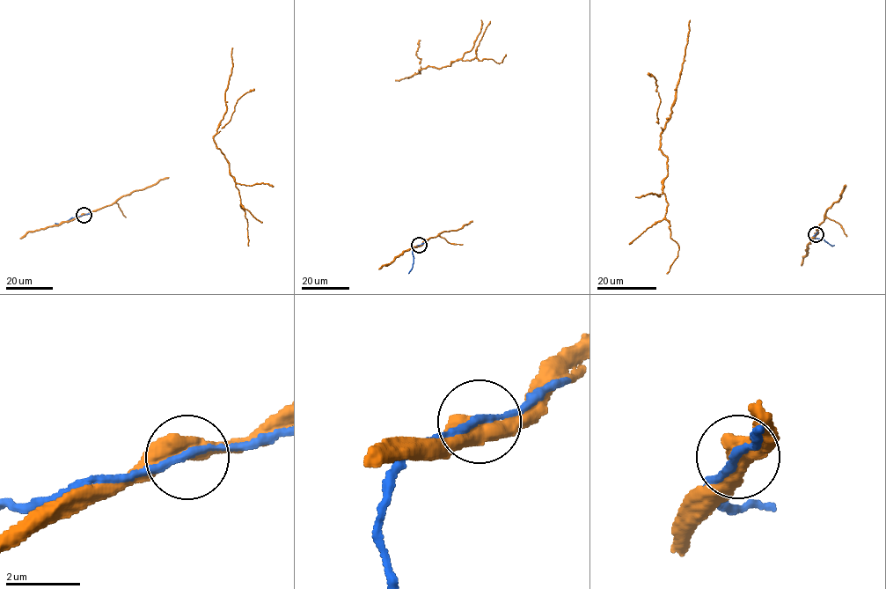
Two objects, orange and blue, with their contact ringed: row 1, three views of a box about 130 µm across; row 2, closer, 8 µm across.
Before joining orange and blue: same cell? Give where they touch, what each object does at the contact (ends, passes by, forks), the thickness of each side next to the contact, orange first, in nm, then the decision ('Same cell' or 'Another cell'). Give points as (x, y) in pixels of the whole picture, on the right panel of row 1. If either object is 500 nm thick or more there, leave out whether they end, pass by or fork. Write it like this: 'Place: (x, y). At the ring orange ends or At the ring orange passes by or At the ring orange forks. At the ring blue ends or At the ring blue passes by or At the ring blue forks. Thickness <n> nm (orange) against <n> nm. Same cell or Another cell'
Place: (816, 234). Thickness 500 nm (orange) against 190 nm. Same cell

